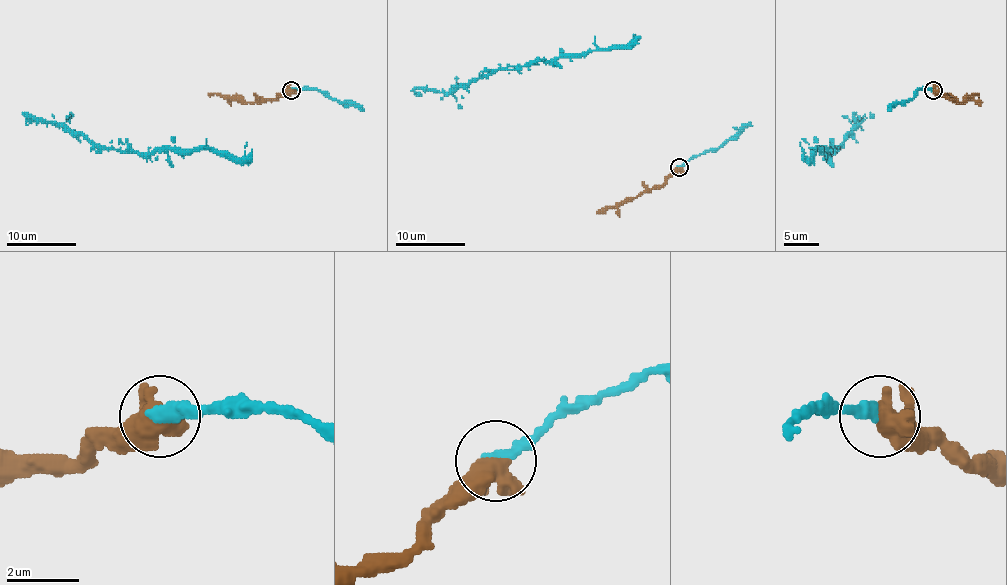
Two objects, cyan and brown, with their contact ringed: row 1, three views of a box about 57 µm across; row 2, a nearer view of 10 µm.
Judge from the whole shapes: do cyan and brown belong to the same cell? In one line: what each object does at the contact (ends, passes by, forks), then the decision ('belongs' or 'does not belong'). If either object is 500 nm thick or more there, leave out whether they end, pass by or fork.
cyan ends; brown passes by; belongs

